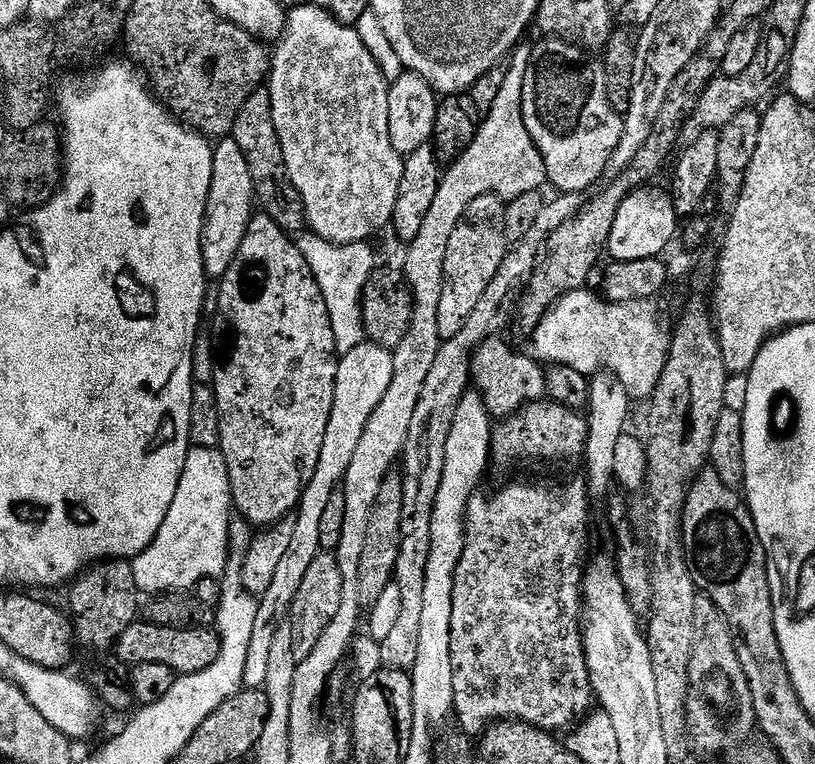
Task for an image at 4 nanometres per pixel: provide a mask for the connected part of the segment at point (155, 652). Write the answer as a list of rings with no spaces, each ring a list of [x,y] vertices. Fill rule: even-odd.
[[[132,624],[115,640],[114,655],[125,660],[129,666],[162,664],[177,674],[200,671],[215,659],[220,650],[220,641],[215,631],[203,632],[205,629],[200,626],[169,624]]]

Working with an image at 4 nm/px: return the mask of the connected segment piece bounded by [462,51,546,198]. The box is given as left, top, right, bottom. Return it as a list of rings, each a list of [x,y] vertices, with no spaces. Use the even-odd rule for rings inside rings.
[[[527,51],[520,52],[513,58],[512,65],[509,66],[508,73],[492,100],[488,117],[485,118],[484,124],[482,120],[471,144],[462,152],[462,158],[468,163],[468,168],[476,168],[476,172],[480,172],[482,186],[489,193],[503,194],[508,198],[539,189],[546,180],[544,159],[540,157],[536,143],[530,138],[524,125],[524,115],[520,112],[529,63],[530,56]]]

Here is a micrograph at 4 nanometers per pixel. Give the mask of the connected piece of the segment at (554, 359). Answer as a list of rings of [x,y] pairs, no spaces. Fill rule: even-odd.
[[[578,291],[566,294],[557,301],[548,313],[541,320],[541,324],[530,339],[530,355],[533,360],[541,365],[568,364],[579,369],[588,360],[588,332],[584,329],[584,324],[590,331],[596,332],[596,340],[604,347],[604,364],[606,368],[618,376],[625,384],[626,390],[632,398],[643,398],[658,386],[661,376],[664,374],[664,367],[667,364],[670,336],[660,325],[660,320],[656,317],[655,303],[652,300],[635,300],[629,304],[616,304],[613,302],[602,305],[596,304],[592,296],[587,296],[587,291]]]

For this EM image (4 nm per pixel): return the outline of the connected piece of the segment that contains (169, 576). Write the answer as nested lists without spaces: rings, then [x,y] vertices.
[[[193,447],[189,451],[174,500],[156,537],[131,557],[134,580],[141,593],[188,588],[199,580],[222,575],[224,567],[230,564],[230,537],[234,531],[232,483],[219,447]]]

